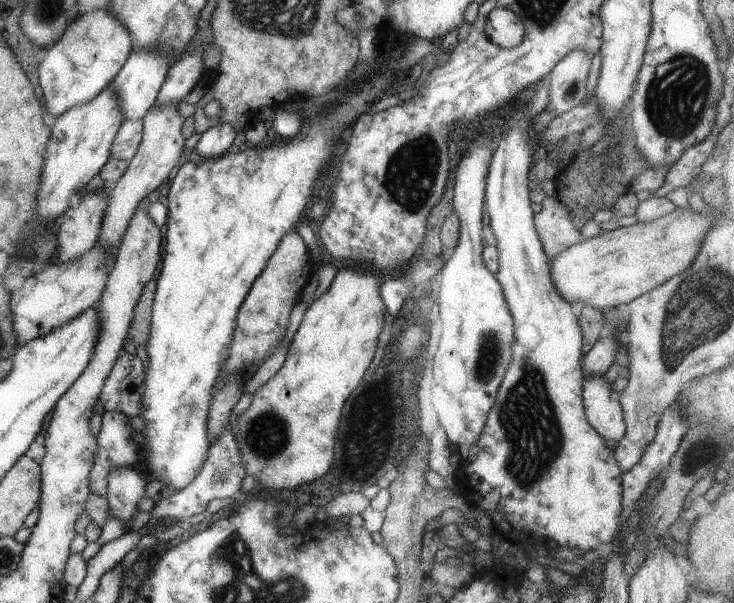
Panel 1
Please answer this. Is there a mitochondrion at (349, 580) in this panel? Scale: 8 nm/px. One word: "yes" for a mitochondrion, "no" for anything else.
no

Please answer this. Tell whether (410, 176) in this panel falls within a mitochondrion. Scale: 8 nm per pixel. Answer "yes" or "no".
yes

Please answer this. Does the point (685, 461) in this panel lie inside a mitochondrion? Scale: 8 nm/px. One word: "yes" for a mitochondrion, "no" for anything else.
yes

